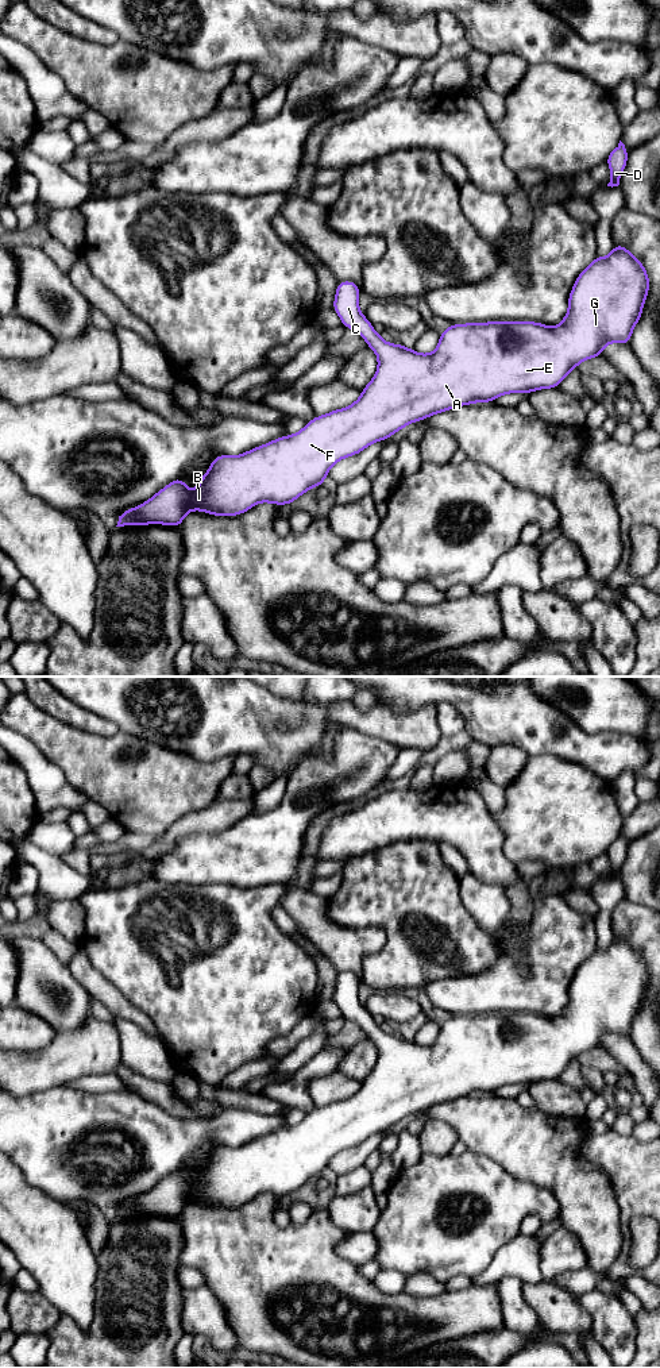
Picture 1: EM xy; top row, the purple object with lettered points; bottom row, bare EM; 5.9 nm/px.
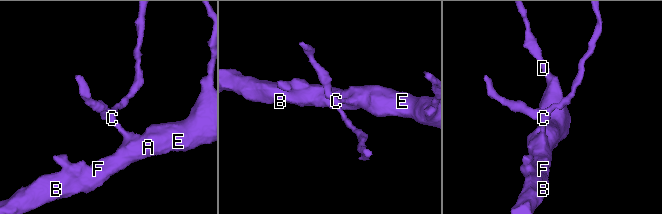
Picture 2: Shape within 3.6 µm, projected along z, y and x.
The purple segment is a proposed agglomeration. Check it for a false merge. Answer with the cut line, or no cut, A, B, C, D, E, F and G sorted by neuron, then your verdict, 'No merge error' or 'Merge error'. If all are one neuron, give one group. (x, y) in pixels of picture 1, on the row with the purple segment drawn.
No split. Groups: A B C D E F G. No merge error

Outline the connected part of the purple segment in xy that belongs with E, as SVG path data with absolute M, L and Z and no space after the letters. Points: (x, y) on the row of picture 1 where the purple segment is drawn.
M615 243L606 258L597 254L579 274L560 325L549 327L536 321L451 324L440 334L432 354L418 354L406 346L385 342L359 309L360 288L352 281L339 281L332 308L341 324L363 336L378 357L377 373L362 389L362 396L350 406L316 416L297 433L281 436L238 456L217 455L196 490L190 492L178 477L146 502L126 509L116 527L181 527L190 510L238 516L259 502L290 506L305 492L319 488L336 462L389 439L414 421L462 405L491 402L507 393L557 388L580 362L601 357L606 344L630 343L649 286L651 280L641 261L625 246Z

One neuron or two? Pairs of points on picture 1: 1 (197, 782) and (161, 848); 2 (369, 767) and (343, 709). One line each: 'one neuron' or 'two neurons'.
1: two neurons
2: two neurons

